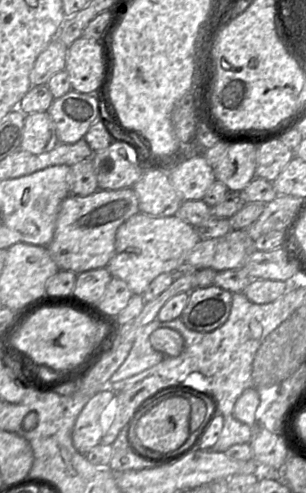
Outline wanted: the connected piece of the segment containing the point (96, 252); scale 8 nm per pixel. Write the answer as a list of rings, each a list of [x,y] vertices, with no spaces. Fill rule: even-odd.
[[[133,187],[98,189],[87,195],[68,195],[60,206],[53,239],[47,247],[59,270],[75,274],[106,267],[115,250],[116,231],[131,216],[140,212]]]

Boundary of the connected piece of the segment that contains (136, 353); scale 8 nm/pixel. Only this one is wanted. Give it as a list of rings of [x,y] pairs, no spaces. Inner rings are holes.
[[[156,318],[141,329],[127,359],[113,374],[110,383],[116,383],[122,379],[139,374],[163,360],[164,355],[155,350],[149,340],[151,334],[161,328],[166,327],[162,327],[162,322]]]

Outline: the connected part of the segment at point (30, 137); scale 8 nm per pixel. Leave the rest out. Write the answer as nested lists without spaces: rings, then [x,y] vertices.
[[[48,111],[25,115],[21,150],[41,154],[51,151],[58,144],[55,124]]]

